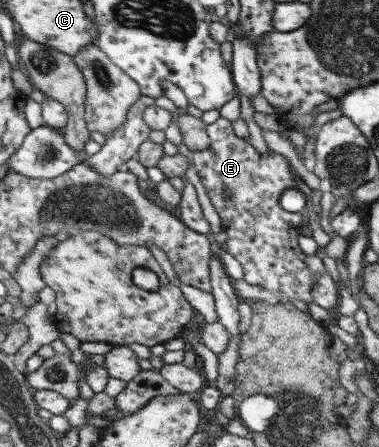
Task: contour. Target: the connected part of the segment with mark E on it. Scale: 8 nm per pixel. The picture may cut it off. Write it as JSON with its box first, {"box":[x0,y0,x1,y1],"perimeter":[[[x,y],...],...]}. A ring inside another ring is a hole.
{"box":[192,116,318,303],"perimeter":[[[219,116],[207,125],[207,132],[211,144],[204,151],[192,152],[194,167],[202,181],[202,185],[221,218],[223,230],[227,233],[228,252],[243,266],[244,278],[249,284],[265,287],[273,291],[280,298],[281,303],[288,303],[291,298],[303,302],[313,302],[311,289],[316,283],[318,274],[311,272],[306,263],[306,255],[299,246],[301,236],[301,222],[305,211],[289,212],[281,206],[283,192],[290,188],[297,189],[297,182],[289,167],[287,158],[282,154],[272,152],[265,157],[251,146],[251,142],[239,138],[233,130],[232,120]]]}

